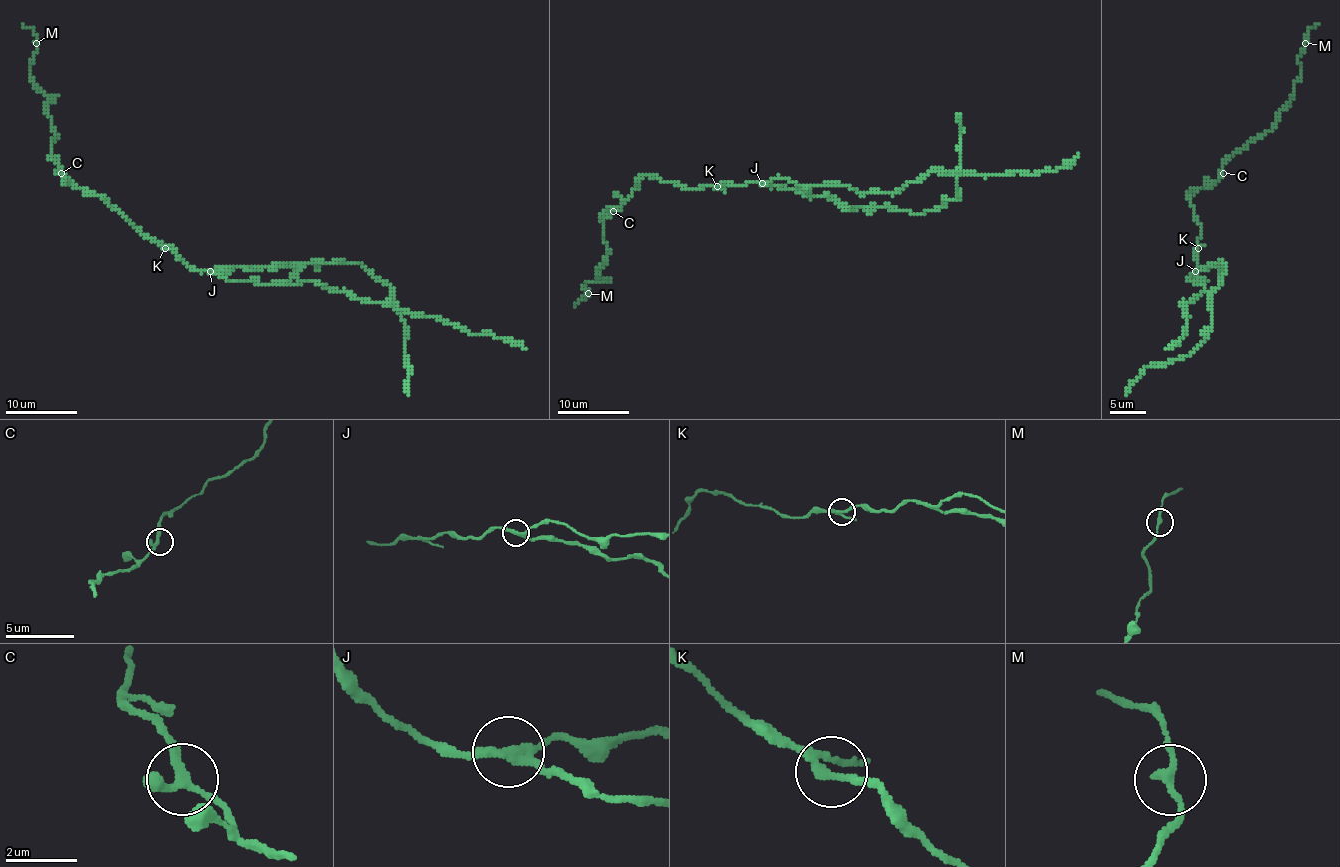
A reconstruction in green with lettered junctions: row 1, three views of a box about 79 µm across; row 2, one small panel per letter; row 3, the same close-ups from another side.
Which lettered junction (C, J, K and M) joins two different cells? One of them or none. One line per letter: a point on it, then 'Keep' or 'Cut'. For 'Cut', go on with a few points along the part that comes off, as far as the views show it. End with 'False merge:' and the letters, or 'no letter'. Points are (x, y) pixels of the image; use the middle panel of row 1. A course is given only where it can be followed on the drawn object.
C: Place: (613, 211). Keep
J: Place: (762, 183). Cut. Course of the part to remove: (761, 183), (833, 197), (849, 208), (888, 206), (917, 215), (943, 206), (945, 199), (959, 195), (959, 113)
K: Place: (717, 186). Keep
M: Place: (588, 293). Keep
False merge: J

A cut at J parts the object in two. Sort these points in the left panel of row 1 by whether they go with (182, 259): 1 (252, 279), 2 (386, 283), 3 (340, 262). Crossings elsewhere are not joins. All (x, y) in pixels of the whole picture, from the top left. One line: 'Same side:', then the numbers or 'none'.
Same side: 1

